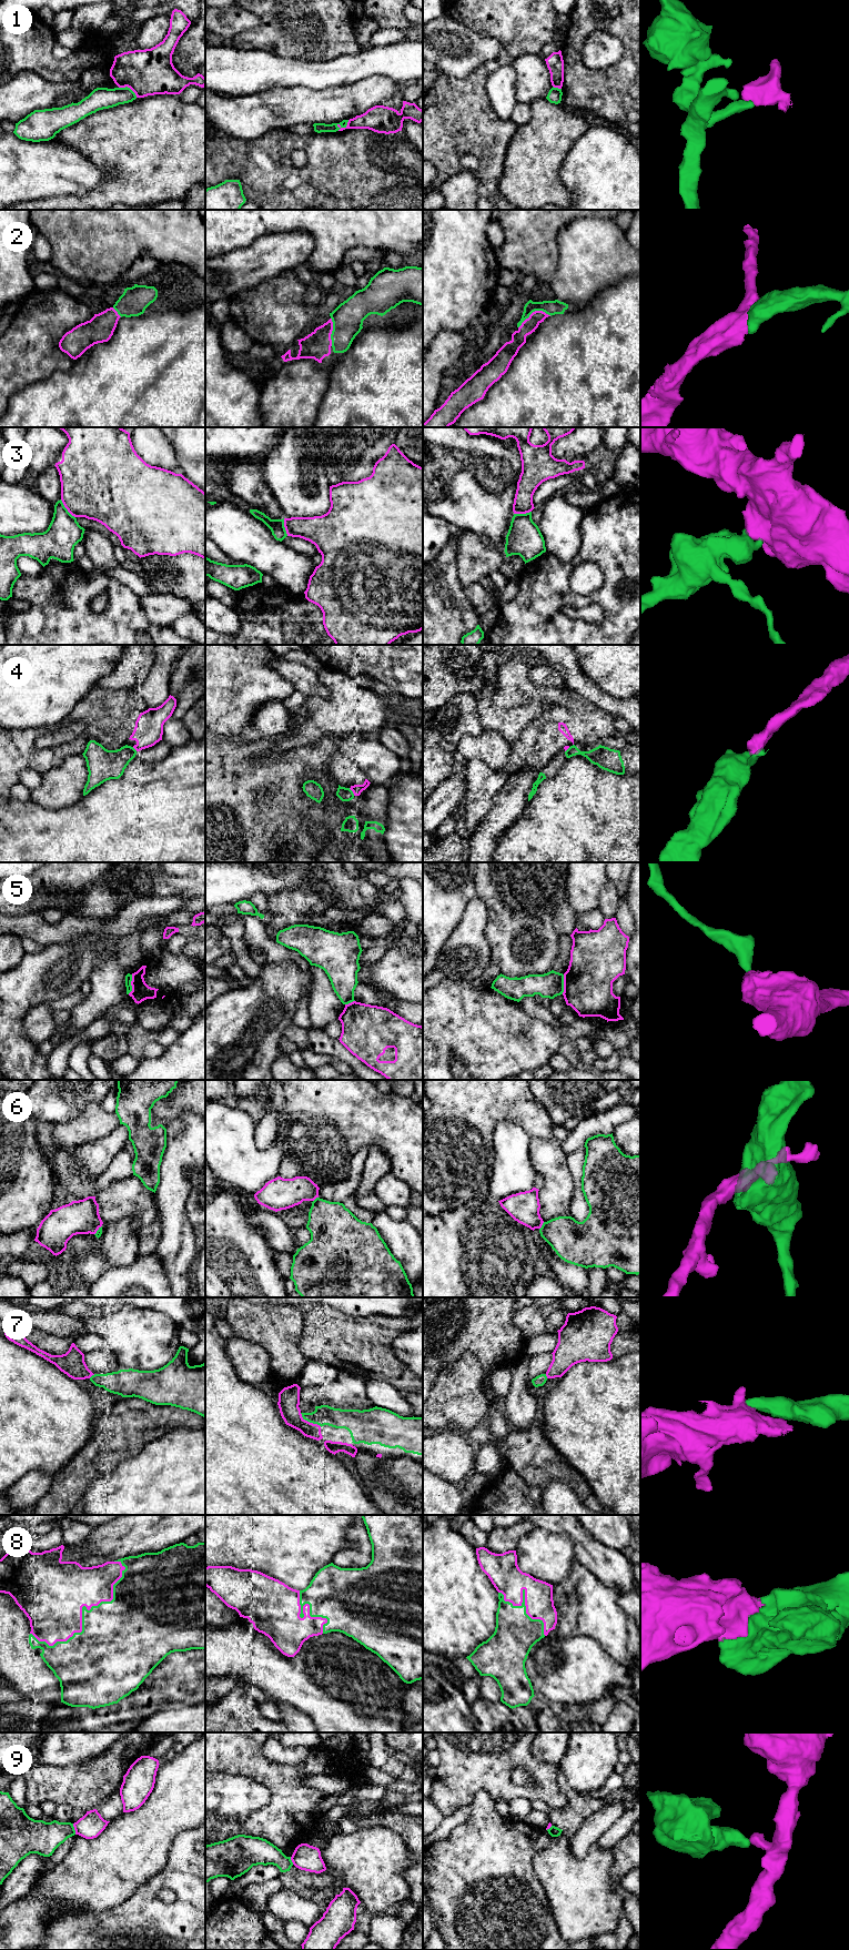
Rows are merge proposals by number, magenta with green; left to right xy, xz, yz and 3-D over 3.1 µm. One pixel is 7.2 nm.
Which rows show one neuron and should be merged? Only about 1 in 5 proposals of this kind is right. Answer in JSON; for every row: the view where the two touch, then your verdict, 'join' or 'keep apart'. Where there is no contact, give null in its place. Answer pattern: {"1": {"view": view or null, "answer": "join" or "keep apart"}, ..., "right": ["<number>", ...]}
{"1": {"view": "xz", "answer": "keep apart"}, "2": {"view": "yz", "answer": "join"}, "3": {"view": "xy", "answer": "keep apart"}, "4": {"view": "xz", "answer": "keep apart"}, "5": {"view": "xy", "answer": "keep apart"}, "6": {"view": "yz", "answer": "keep apart"}, "7": {"view": "xz", "answer": "join"}, "8": {"view": "xy", "answer": "join"}, "9": {"view": "xy", "answer": "keep apart"}, "right": ["2", "7", "8"]}

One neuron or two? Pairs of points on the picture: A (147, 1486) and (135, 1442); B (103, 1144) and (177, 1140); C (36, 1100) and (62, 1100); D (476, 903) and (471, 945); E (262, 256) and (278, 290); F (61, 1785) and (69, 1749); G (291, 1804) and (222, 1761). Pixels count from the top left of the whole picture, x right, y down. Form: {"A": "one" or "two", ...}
{"A": "two", "B": "two", "C": "one", "D": "one", "E": "two", "F": "two", "G": "one"}

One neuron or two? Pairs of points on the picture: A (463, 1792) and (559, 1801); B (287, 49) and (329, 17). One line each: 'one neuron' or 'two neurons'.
A: one neuron
B: one neuron

